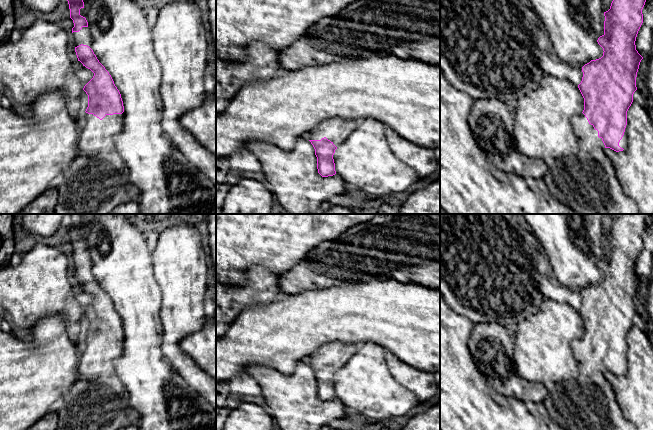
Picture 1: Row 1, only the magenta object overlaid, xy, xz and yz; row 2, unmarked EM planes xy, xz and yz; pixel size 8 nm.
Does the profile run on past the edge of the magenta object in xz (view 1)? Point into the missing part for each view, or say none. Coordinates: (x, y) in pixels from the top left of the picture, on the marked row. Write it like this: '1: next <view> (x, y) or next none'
1: next xz (337, 130)

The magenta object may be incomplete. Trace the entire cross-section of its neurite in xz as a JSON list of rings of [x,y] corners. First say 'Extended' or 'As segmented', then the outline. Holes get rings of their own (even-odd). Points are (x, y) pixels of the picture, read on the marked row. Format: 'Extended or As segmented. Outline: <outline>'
Extended. Outline: [[[331,118],[320,123],[307,134],[315,149],[318,173],[322,177],[336,174],[333,155],[349,135],[357,129],[361,120]]]

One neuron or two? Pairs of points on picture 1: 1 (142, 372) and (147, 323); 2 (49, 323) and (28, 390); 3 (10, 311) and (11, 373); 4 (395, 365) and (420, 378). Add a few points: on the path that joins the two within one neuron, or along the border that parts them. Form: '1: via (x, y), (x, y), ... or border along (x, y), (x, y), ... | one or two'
1: via (142, 360), (143, 335) | one
2: via (49, 340), (49, 360), (36, 373) | one
3: border along (33, 326), (27, 339), (19, 339), (10, 331) | two
4: via (401, 371), (408, 377), (414, 378) | one

